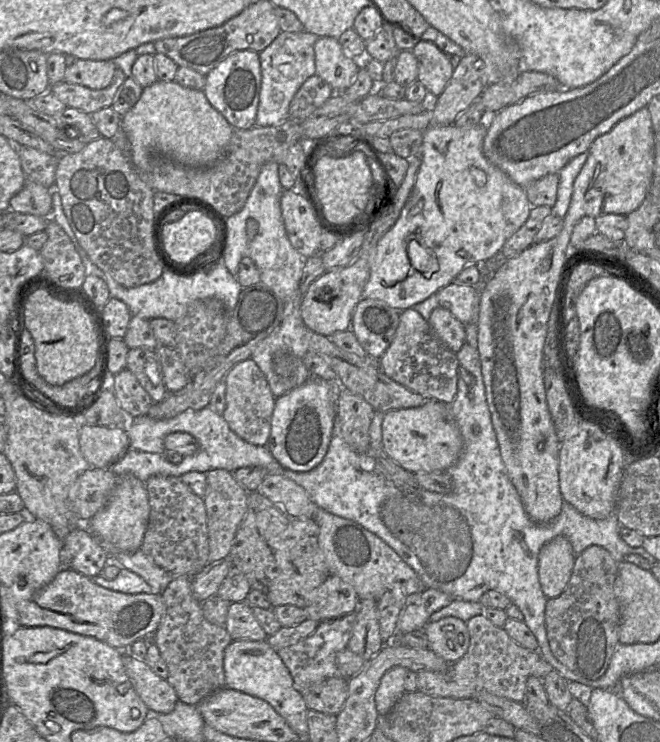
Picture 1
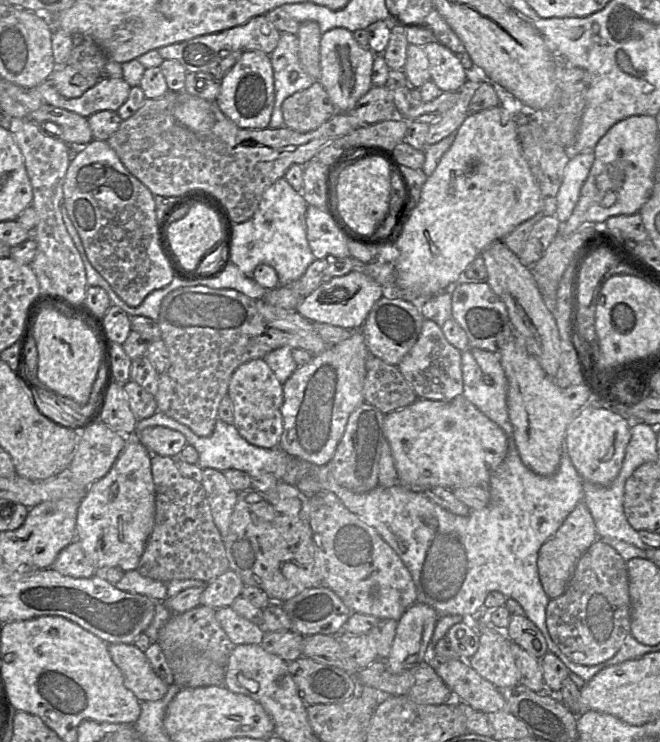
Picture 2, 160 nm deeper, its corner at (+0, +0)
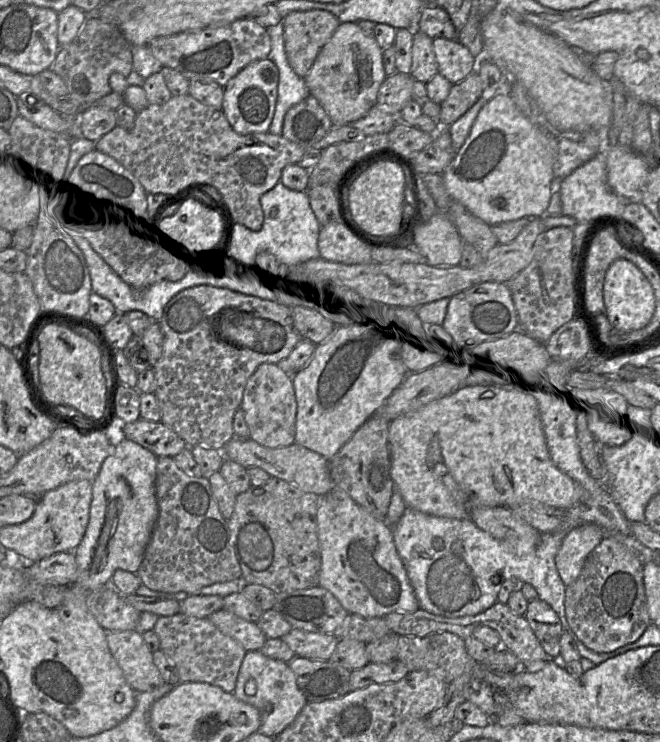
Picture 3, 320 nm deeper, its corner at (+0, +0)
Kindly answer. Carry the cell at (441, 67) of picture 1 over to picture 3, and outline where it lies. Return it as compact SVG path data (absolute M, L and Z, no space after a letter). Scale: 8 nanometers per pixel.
M433 39L433 49L439 74L453 85L462 82L474 73L476 59L457 39Z

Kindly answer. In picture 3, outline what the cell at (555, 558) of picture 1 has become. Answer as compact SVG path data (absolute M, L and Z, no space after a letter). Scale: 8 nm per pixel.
M592 523L580 525L564 536L555 564L566 587L577 580L587 557L604 537L605 532Z

